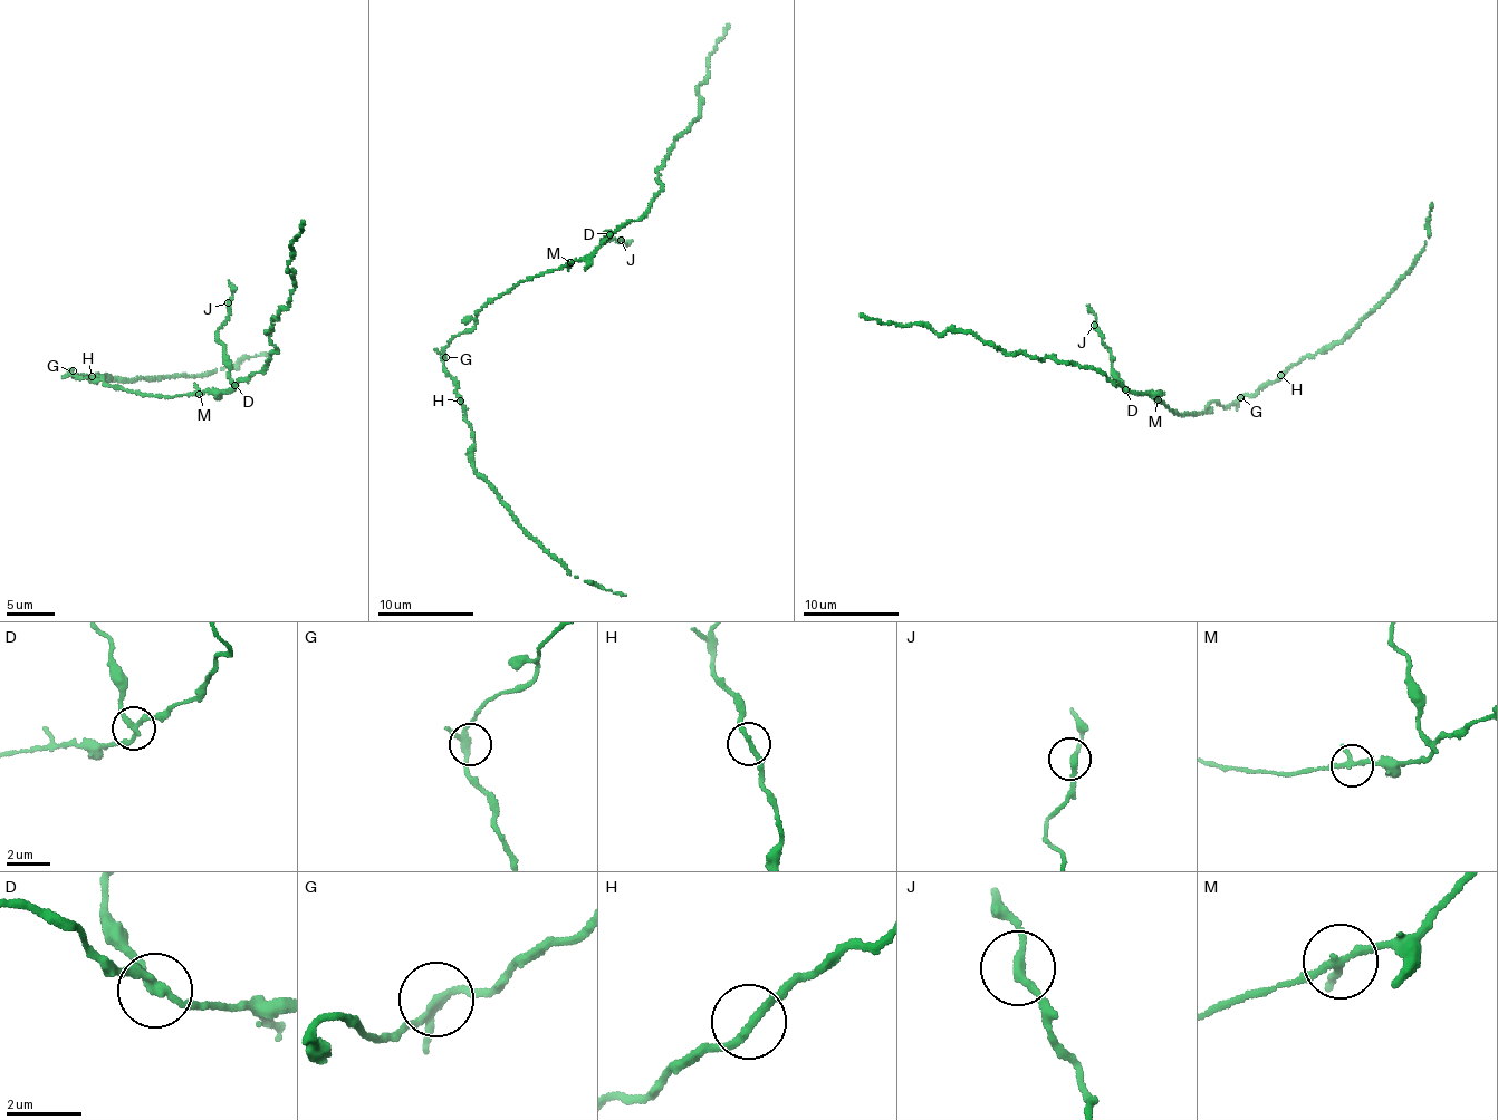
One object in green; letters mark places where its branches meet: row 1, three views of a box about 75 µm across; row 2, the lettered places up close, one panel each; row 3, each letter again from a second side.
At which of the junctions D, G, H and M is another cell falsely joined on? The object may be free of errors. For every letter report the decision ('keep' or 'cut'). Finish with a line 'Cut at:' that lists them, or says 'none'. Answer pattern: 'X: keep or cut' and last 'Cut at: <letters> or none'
D: cut
G: keep
H: keep
M: keep
Cut at: D

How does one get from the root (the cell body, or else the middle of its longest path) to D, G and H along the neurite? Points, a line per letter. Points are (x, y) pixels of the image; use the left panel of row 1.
D: (136, 392), (170, 397), (228, 390), (234, 385)
G: (136, 392), (116, 388), (99, 376), (82, 378), (73, 370)
H: (136, 392), (116, 388), (99, 376), (79, 378), (70, 373), (78, 377), (92, 376)

